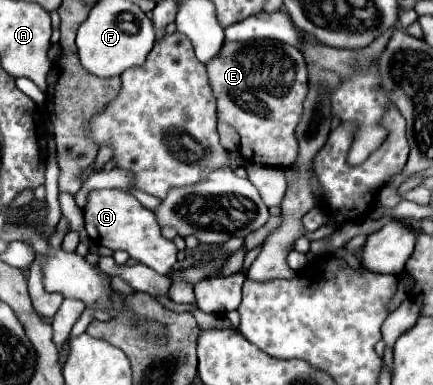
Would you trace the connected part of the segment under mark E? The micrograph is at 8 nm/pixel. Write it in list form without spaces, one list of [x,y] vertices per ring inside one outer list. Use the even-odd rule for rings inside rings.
[[[276,42],[256,44],[224,44],[220,56],[208,62],[208,76],[212,92],[218,100],[218,120],[234,126],[240,134],[240,154],[254,164],[288,168],[298,158],[296,126],[304,112],[304,98],[308,94],[308,68],[298,48]]]

